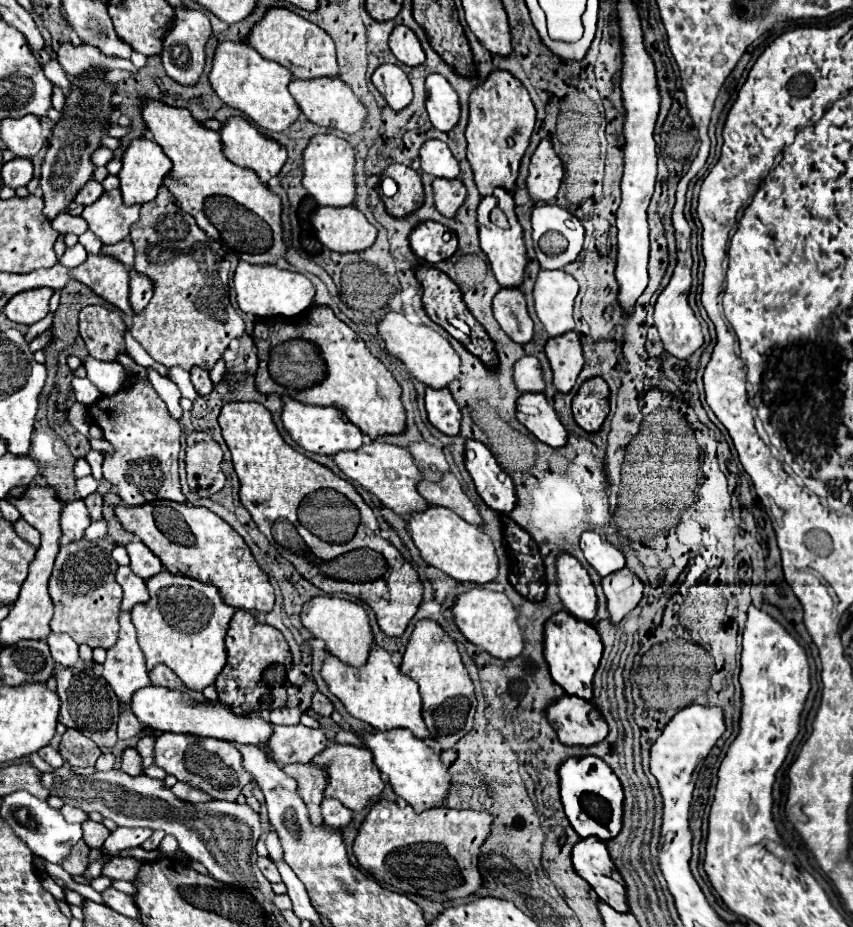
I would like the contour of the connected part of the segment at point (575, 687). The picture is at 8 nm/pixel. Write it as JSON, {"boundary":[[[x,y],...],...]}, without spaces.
{"boundary":[[[556,612],[552,618],[544,624],[544,660],[548,664],[548,670],[556,684],[560,684],[566,694],[580,696],[584,700],[592,698],[592,676],[598,668],[598,662],[602,658],[602,642],[598,632],[592,624],[584,620],[576,620],[570,612]]]}

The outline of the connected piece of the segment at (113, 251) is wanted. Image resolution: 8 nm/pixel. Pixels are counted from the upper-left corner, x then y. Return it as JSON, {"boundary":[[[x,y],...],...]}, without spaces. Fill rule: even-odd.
{"boundary":[[[126,238],[126,240],[118,242],[118,244],[112,244],[112,246],[102,246],[102,254],[122,262],[128,270],[134,268],[134,248],[132,248],[130,238]]]}

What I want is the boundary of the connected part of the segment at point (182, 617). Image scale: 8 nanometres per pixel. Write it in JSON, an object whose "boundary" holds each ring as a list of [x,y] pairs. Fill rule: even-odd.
{"boundary":[[[168,570],[146,580],[146,588],[150,600],[132,608],[132,624],[138,630],[138,644],[146,656],[148,670],[156,664],[166,664],[190,690],[202,692],[214,684],[226,664],[224,638],[236,610],[222,600],[216,586],[188,576],[176,576]]]}

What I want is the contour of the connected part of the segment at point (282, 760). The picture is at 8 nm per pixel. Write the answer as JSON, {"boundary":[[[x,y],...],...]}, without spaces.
{"boundary":[[[302,724],[274,726],[272,738],[268,738],[268,756],[278,766],[294,762],[310,762],[318,752],[326,748],[326,736],[322,730],[312,730]]]}

